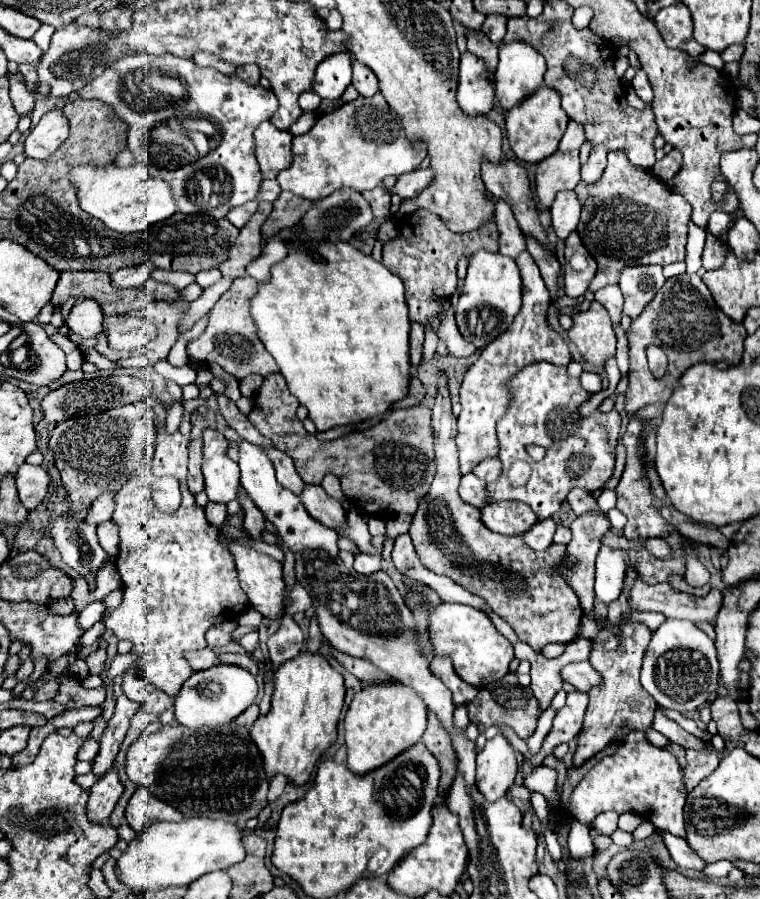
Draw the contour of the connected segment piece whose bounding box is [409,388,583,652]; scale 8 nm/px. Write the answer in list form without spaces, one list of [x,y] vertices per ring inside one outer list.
[[[447,388],[439,390],[433,406],[431,428],[435,436],[435,478],[427,496],[421,500],[409,536],[421,564],[431,572],[449,576],[471,594],[481,596],[533,650],[541,652],[549,642],[571,642],[579,634],[583,610],[575,592],[555,574],[555,566],[565,554],[565,544],[551,544],[543,552],[527,548],[519,536],[503,536],[487,530],[479,520],[479,508],[463,502],[457,494],[459,468],[455,434],[457,424],[451,412]]]

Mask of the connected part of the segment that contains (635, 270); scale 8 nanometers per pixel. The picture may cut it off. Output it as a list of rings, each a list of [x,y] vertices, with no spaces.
[[[629,266],[621,270],[619,288],[625,296],[623,312],[631,318],[641,314],[647,302],[663,286],[665,276],[661,266]]]

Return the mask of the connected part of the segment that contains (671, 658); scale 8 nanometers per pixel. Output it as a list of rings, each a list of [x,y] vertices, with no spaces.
[[[667,618],[651,638],[643,658],[641,686],[655,698],[657,706],[681,714],[697,712],[719,686],[719,662],[715,642],[691,620]]]

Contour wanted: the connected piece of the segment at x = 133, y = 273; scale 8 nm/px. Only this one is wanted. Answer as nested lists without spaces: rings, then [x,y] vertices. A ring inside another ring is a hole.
[[[145,262],[145,264],[139,264],[139,266],[133,266],[133,268],[123,268],[123,270],[117,270],[111,274],[111,284],[115,288],[137,288],[137,286],[143,286],[145,280],[149,278],[149,274],[153,272],[153,264],[151,262]]]

